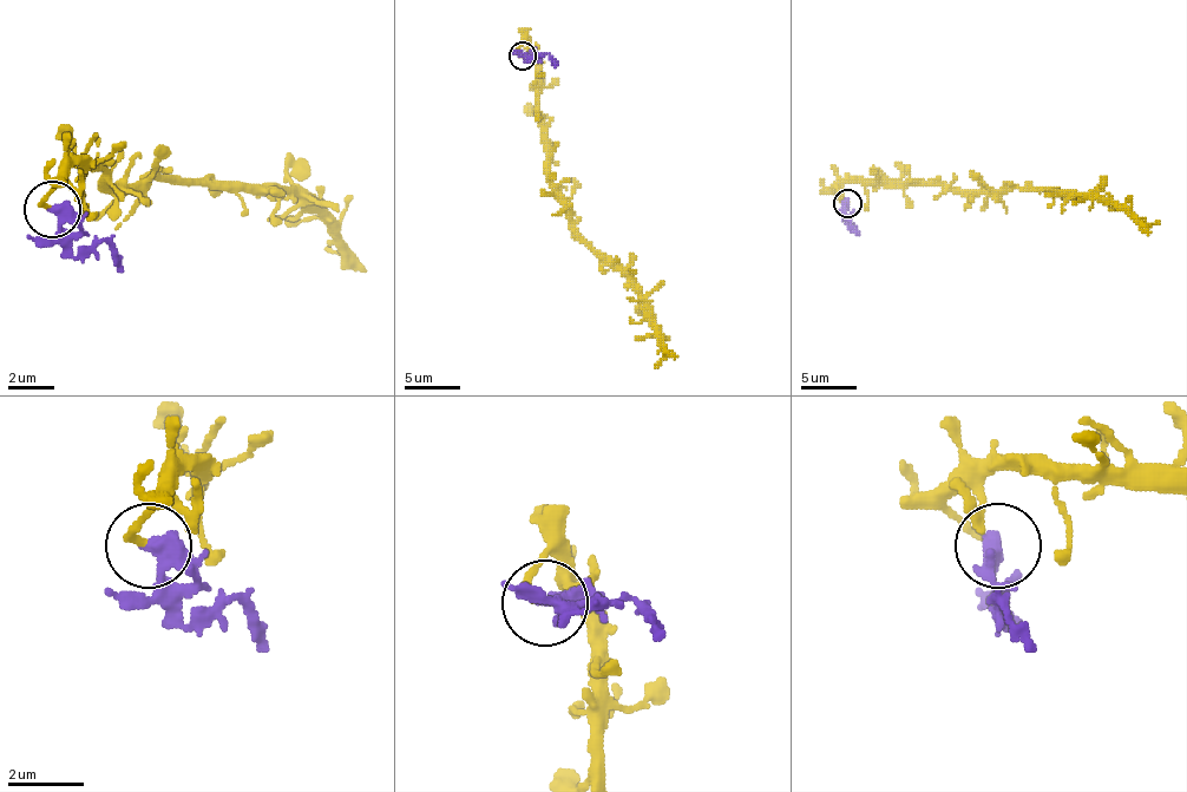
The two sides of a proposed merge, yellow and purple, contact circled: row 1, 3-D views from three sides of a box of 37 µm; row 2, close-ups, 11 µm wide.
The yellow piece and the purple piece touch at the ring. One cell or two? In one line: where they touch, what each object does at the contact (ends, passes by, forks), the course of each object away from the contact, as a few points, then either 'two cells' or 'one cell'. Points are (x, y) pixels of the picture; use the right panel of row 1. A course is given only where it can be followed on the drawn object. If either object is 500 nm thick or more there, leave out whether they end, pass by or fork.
at (847, 203); yellow ends there; purple passes by; yellow runs (848, 204), (834, 192), (845, 182), (933, 182), (962, 190), (1015, 188), (1112, 201), (1145, 227), (1159, 223); purple runs (848, 204), (845, 218), (859, 235); two cells

